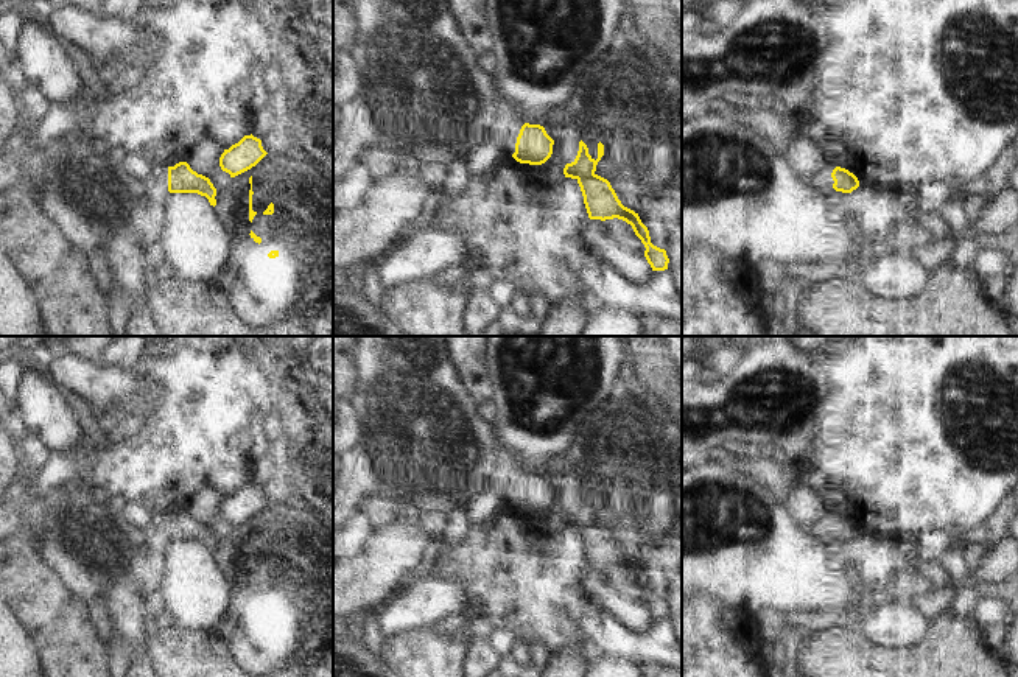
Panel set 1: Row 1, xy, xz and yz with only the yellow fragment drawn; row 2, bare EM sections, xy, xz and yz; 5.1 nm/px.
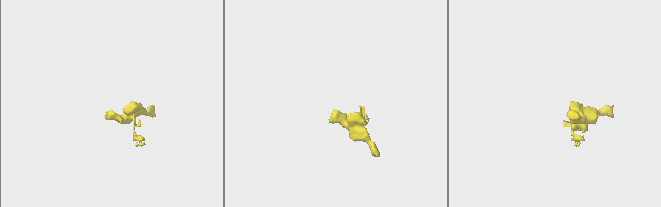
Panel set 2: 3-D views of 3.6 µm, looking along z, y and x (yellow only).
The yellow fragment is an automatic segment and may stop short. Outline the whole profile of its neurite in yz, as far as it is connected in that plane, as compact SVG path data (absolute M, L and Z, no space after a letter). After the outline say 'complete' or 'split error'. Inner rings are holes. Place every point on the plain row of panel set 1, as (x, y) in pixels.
M827 512L819 523L808 526L808 531L831 546L851 542L859 535L859 529L853 521Z; split error

